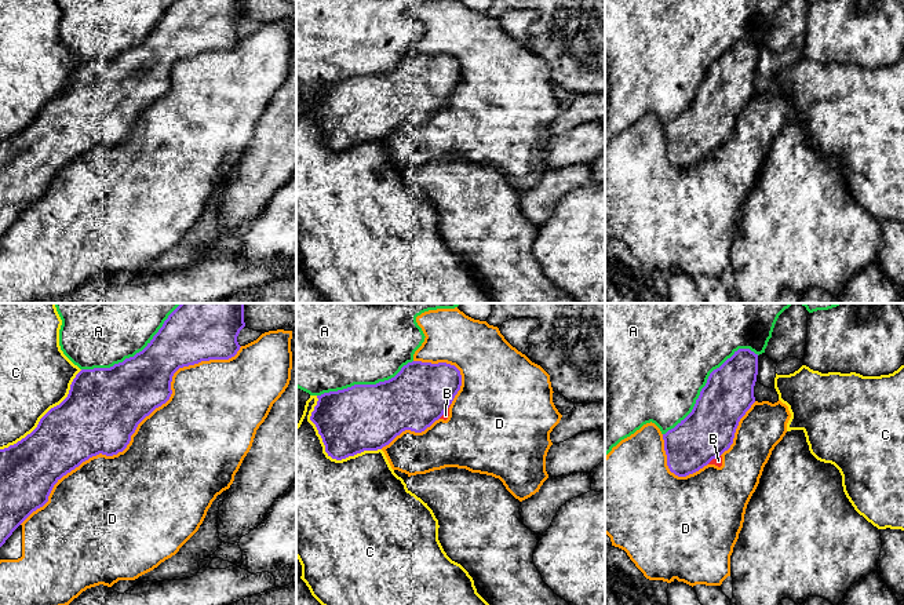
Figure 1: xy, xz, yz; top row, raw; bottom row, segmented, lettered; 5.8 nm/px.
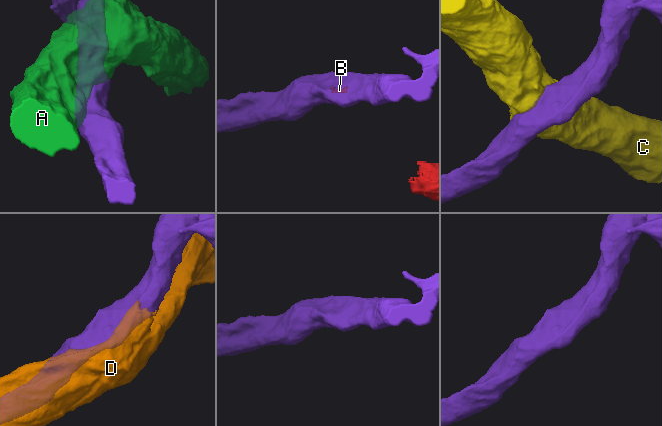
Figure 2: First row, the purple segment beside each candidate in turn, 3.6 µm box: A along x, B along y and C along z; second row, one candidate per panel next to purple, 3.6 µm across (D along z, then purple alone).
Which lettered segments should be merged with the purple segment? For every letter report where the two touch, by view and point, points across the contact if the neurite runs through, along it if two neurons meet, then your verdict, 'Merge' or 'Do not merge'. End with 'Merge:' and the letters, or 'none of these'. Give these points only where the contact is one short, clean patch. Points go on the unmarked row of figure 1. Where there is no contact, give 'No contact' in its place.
A: Touches purple at yz (707, 73). Do not merge
B: Touches purple at xz (445, 101). Do not merge
C: Touches purple at xz (325, 142). Do not merge
D: Touches purple at xy (134, 123). Do not merge
Merge: none of these

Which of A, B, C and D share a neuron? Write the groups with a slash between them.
A / B D / C

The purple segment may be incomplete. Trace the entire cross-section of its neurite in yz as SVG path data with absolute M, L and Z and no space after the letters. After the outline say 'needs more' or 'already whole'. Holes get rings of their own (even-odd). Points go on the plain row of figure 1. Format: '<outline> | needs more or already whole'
M739 40L714 61L692 103L663 125L667 157L686 168L721 147L733 135L740 110L755 94L758 45Z | already whole

